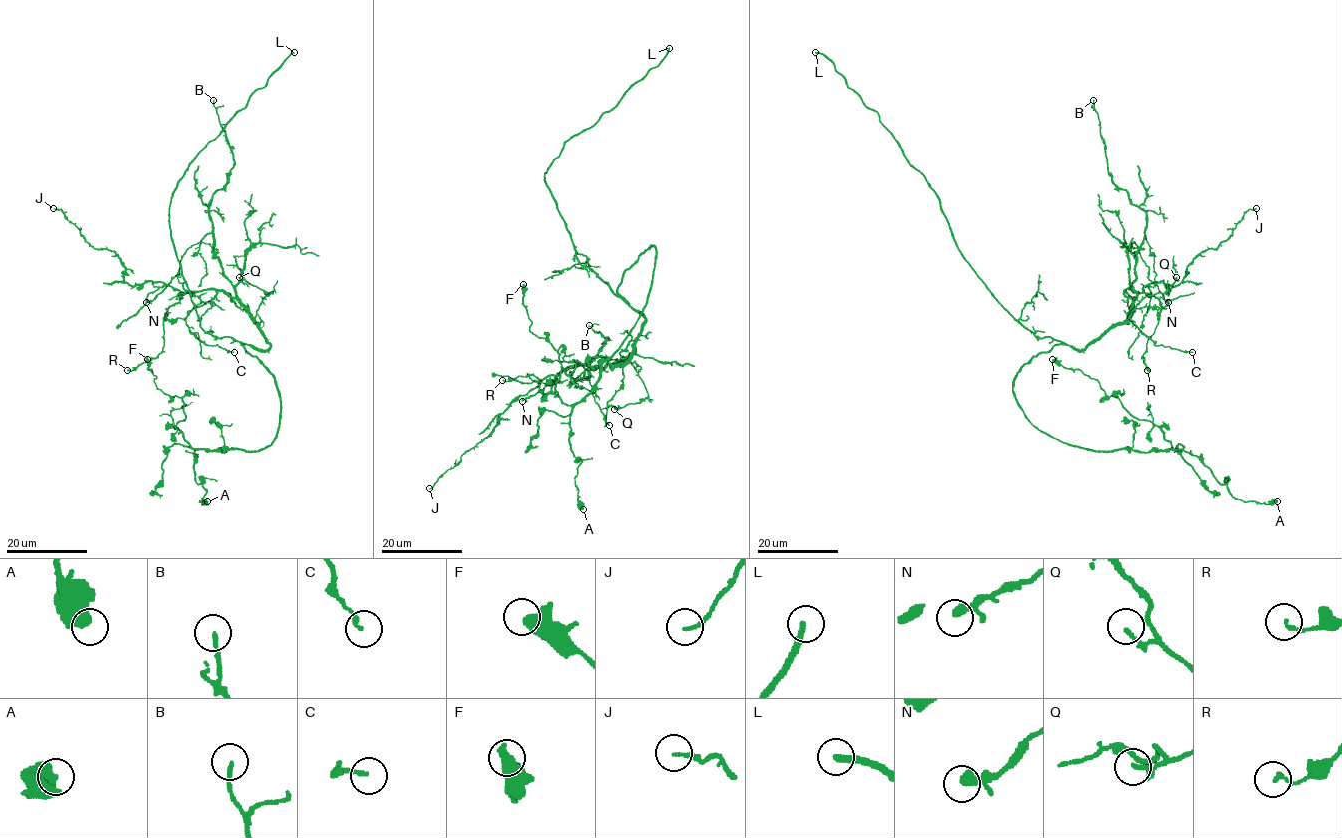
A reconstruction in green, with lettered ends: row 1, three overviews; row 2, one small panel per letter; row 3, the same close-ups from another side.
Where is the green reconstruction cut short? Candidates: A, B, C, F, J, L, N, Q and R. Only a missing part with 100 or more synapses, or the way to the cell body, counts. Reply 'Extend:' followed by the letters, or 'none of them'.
Extend: L

